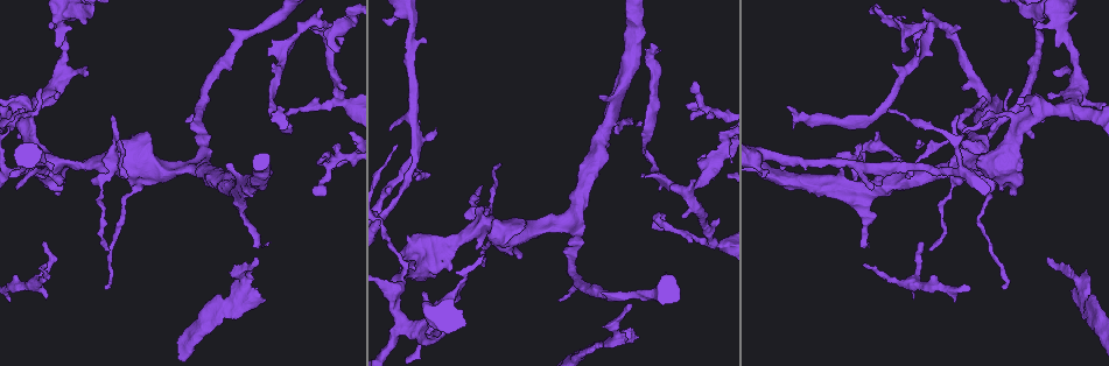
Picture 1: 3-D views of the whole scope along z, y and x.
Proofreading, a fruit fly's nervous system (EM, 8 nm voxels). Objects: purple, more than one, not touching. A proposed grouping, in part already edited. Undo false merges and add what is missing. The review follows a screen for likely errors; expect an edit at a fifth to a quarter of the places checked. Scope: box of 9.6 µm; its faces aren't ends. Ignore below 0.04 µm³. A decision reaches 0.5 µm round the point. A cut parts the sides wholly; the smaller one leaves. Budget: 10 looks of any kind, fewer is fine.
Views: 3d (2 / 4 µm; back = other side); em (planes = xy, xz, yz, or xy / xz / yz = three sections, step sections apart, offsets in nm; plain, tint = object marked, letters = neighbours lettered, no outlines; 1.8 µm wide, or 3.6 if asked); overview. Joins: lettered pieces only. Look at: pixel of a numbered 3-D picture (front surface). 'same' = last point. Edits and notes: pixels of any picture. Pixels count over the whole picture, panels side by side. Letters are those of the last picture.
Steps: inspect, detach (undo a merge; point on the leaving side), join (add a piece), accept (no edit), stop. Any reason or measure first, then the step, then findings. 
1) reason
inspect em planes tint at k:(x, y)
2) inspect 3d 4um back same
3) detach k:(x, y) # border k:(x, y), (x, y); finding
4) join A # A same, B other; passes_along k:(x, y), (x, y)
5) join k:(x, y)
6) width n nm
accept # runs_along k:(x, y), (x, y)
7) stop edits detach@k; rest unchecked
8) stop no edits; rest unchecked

sudden change in width
inspect 3d 4um at 1:(250, 297)

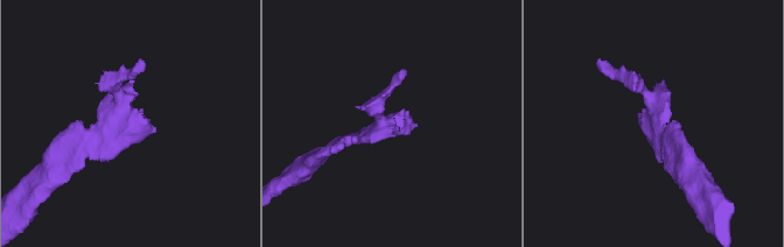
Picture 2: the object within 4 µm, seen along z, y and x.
inspect em 3.6um planes tint at 2:(389, 124)

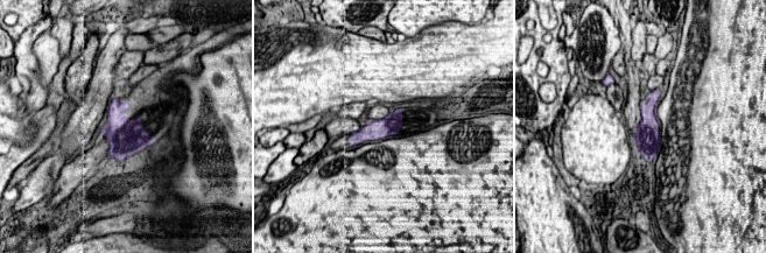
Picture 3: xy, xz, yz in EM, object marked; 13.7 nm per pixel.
inspect em 3.6um planes letters same

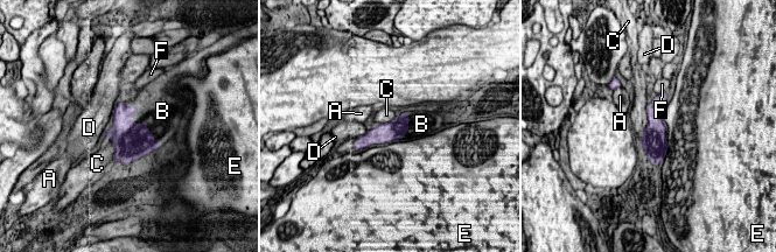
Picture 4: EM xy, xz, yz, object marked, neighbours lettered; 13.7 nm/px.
join B # A other, B same, C other, D other, E other, F other; passes_along 4:(137, 139), (144, 123), (155, 109); the neuron continues

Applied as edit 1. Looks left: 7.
redraw
inspect overview

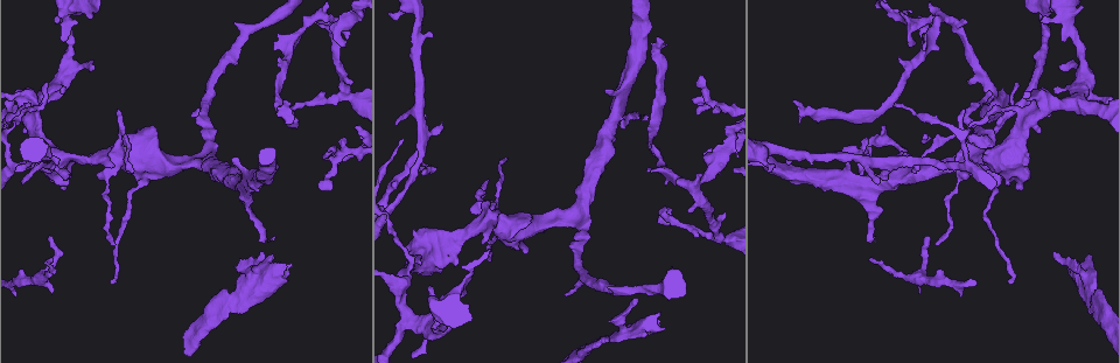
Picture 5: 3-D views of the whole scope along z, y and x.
thin end
inspect em planes letters at 5:(292, 129)

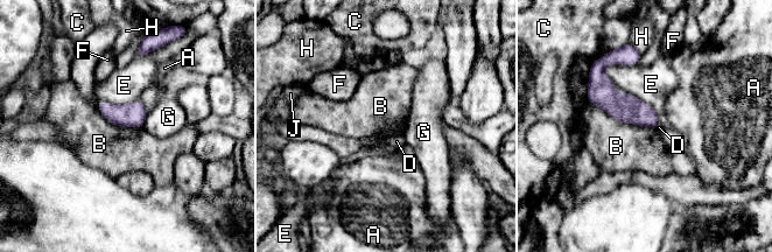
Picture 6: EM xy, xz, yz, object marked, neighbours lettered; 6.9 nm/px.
accept # A other, B other, C other, D other, E other, F other, G other, H other, J other; border 6:(588, 103), (619, 121), (657, 127); none of them fits

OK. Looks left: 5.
three arms meet
inspect 3d 2um at 5:(319, 16)

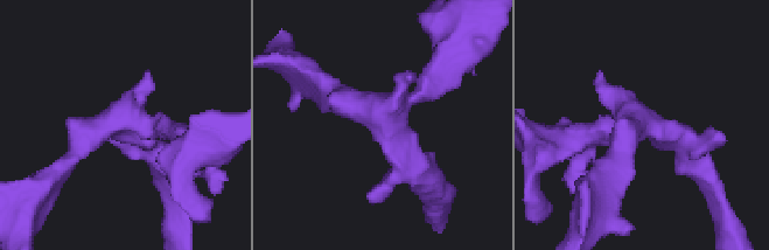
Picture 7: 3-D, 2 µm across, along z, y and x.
inspect em yz step 16 tint at 7:(388, 120)

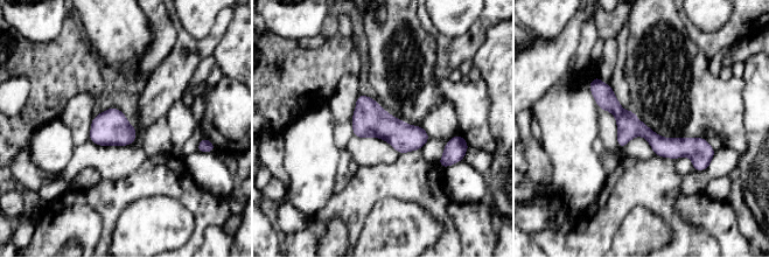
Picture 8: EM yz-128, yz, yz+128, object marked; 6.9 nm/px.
inspect em yz step 16 letters same

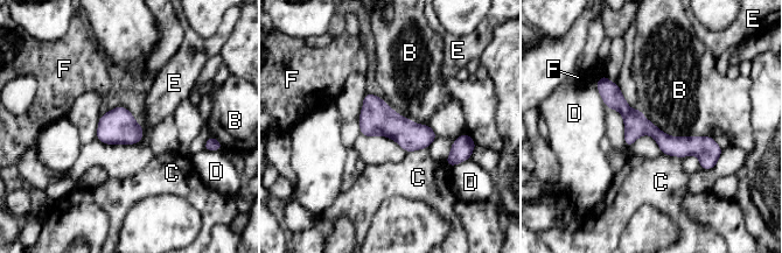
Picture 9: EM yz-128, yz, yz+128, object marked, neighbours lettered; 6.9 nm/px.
longest_contact B 550 nm
accept # B other, C other, D other, E other, F other; border 9:(639, 107), (667, 134), (711, 136); one neuron here

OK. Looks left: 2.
branch stops here
inspect 3d 4um at 5:(327, 151)

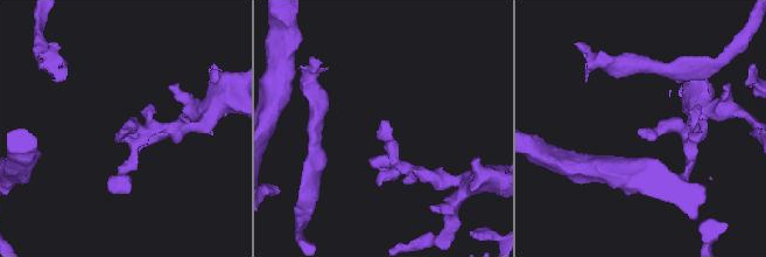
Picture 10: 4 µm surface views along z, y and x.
now the EM
inspect em 3.6um planes letters at 10:(385, 123)

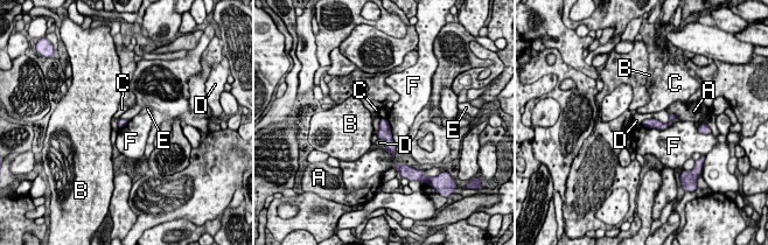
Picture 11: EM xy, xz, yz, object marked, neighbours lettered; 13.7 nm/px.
width 120 nm
accept # A other, B other, C other, D other, E other, F other; runs_along 11:(672, 117), (667, 125), (646, 123); no lettered piece goes on from it

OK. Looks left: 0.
stop edits join@4; rest unchecked

